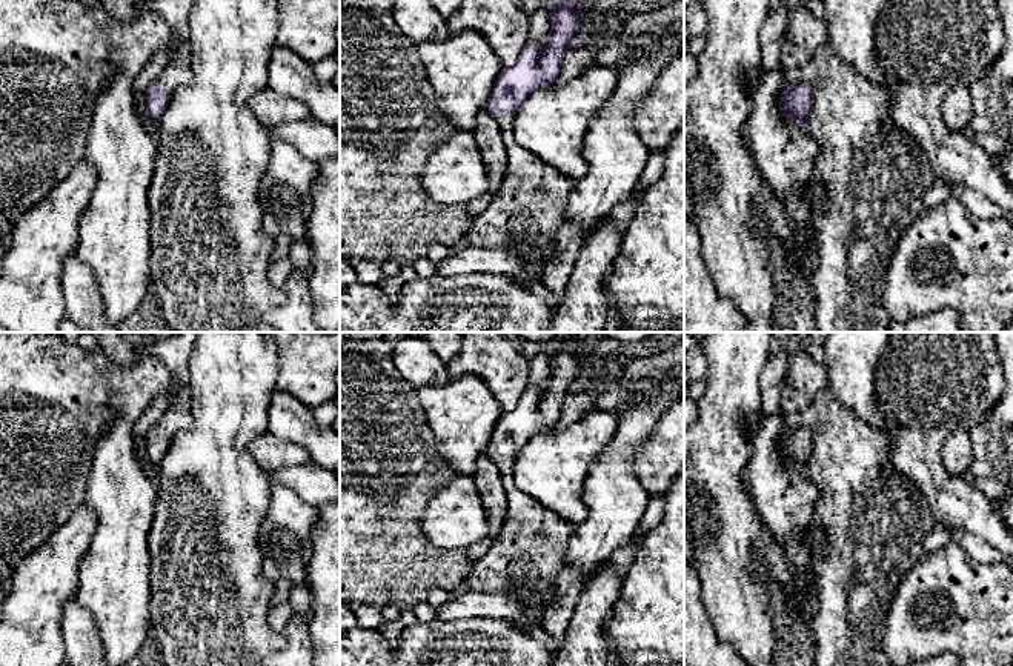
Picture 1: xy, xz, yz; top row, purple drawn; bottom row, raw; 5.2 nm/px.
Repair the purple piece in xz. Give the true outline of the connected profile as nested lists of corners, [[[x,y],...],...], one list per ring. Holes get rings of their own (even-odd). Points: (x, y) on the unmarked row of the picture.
[[[556,338],[550,348],[552,372],[543,388],[527,386],[518,403],[501,414],[486,454],[497,463],[506,483],[512,486],[507,492],[507,512],[498,534],[492,537],[487,552],[473,561],[466,580],[466,589],[478,592],[515,592],[532,586],[538,600],[533,603],[536,621],[543,620],[544,611],[553,597],[555,581],[564,568],[566,549],[575,526],[543,508],[535,498],[521,492],[512,483],[512,468],[520,449],[538,432],[553,428],[560,418],[561,405],[569,394],[570,383],[578,375],[583,355],[567,338]]]

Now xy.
[[[175,409],[168,411],[146,434],[146,455],[154,466],[160,466],[171,438],[186,428],[186,417]]]

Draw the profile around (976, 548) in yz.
[[[945,528],[945,529],[950,532],[952,540],[959,543],[965,549],[965,552],[976,561],[995,563],[1007,560],[999,551],[991,548],[982,538],[973,534],[964,534],[962,531],[953,528]]]

